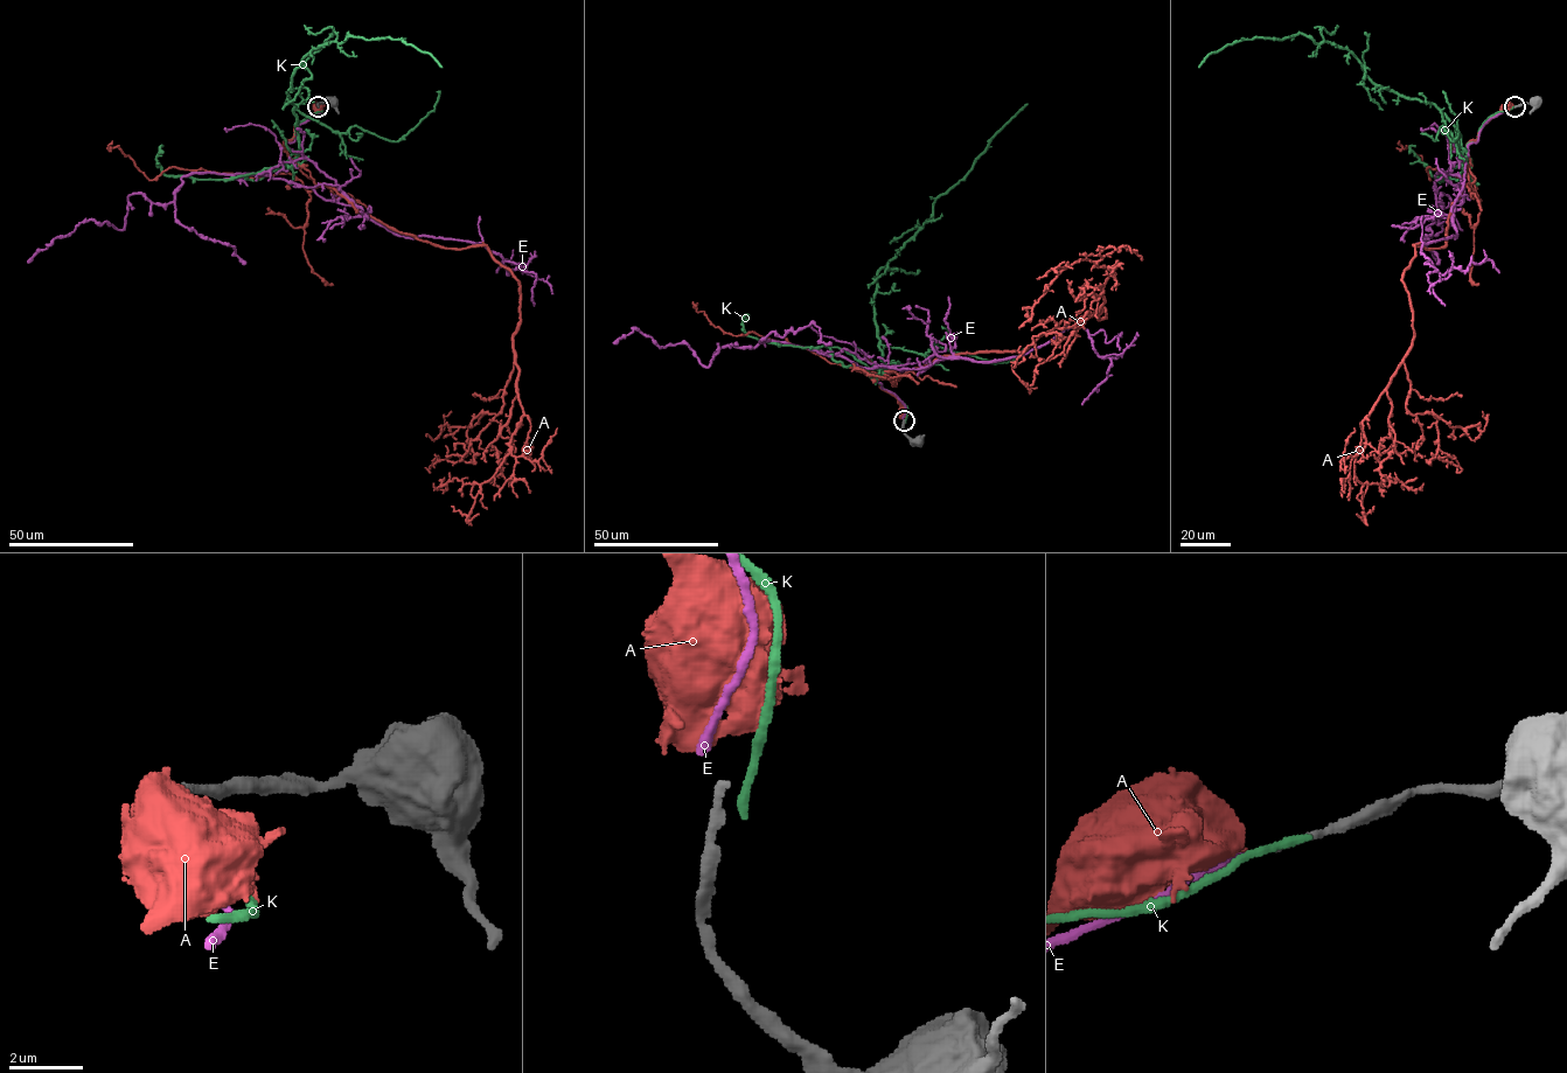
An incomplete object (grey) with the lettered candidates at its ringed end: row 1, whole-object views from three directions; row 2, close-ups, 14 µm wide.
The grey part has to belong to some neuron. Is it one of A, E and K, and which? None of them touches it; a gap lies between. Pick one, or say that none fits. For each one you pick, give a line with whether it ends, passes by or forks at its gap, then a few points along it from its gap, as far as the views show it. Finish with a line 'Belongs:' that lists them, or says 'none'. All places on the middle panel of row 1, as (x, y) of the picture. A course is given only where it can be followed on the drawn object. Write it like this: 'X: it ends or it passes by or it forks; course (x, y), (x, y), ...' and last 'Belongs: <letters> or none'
Belongs: none

